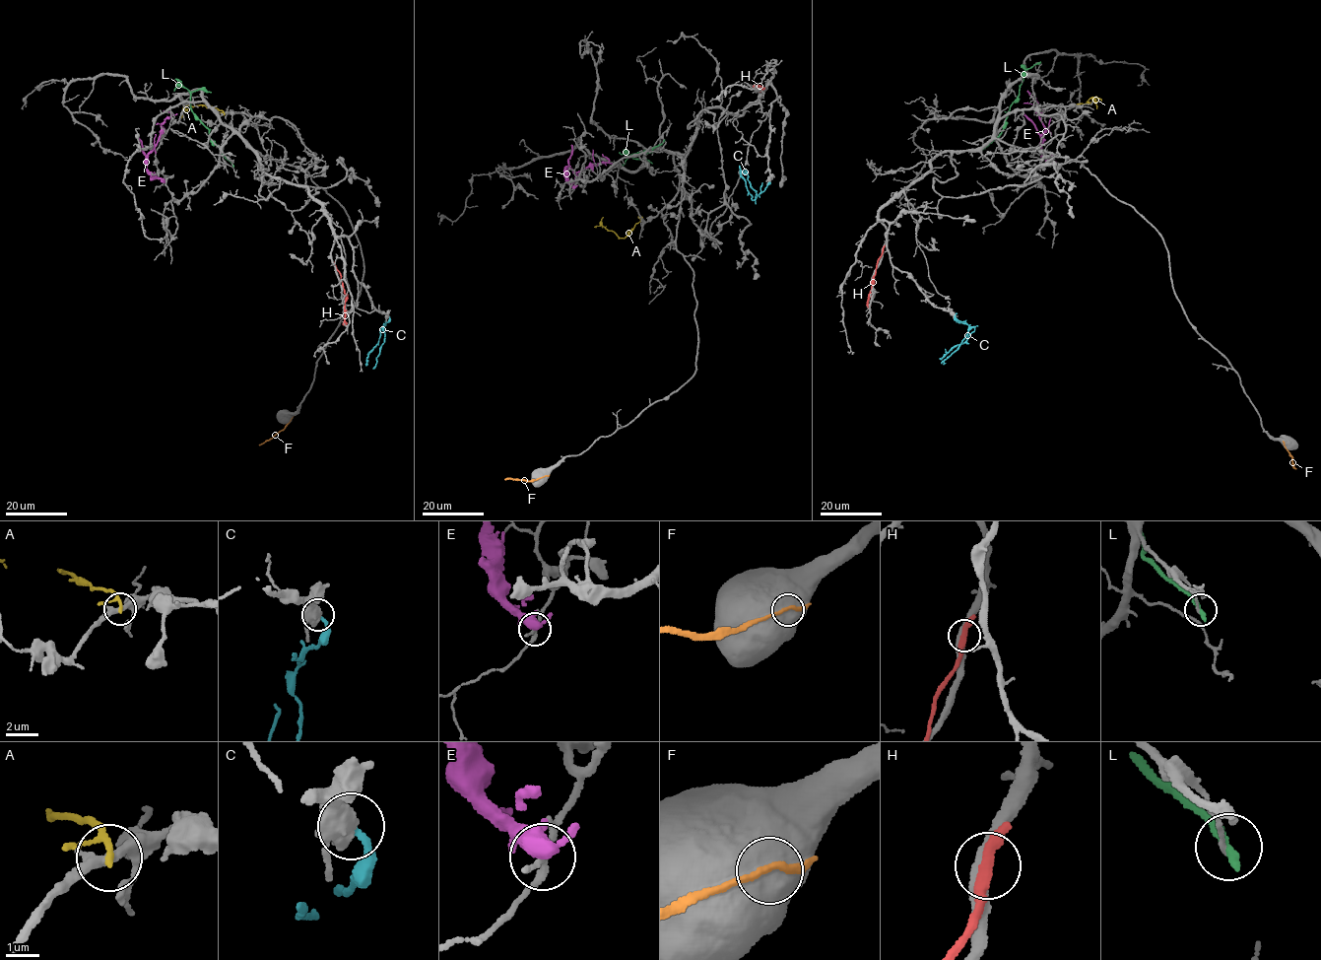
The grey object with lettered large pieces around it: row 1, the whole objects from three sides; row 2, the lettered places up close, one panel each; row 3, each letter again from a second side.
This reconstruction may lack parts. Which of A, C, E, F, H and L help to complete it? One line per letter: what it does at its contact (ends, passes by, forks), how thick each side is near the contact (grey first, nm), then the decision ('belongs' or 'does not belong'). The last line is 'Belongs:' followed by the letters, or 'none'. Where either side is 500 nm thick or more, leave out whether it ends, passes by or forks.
A: it passes by; 280 nm thick on the grey side, 160 nm on the other; does not belong
C: 550 nm thick on the grey side, 280 nm on the other; does not belong
E: it forks there; 130 nm thick on the grey side, 380 nm on the other; does not belong
F: 1000 nm thick on the grey side, 180 nm on the other; does not belong
H: it passes by; 380 nm thick on the grey side, 300 nm on the other; does not belong
L: it ends there; 160 nm thick on the grey side, 360 nm on the other; does not belong
Belongs: none

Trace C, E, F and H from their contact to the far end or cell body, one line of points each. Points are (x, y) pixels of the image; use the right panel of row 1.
C: (955, 314), (974, 330), (965, 341), (940, 358)
E: (1054, 165), (1040, 147), (1040, 135), (1045, 127), (1039, 117), (1037, 102), (1026, 91)
F: (1285, 445), (1295, 469)
H: (883, 248), (871, 286), (869, 308)

